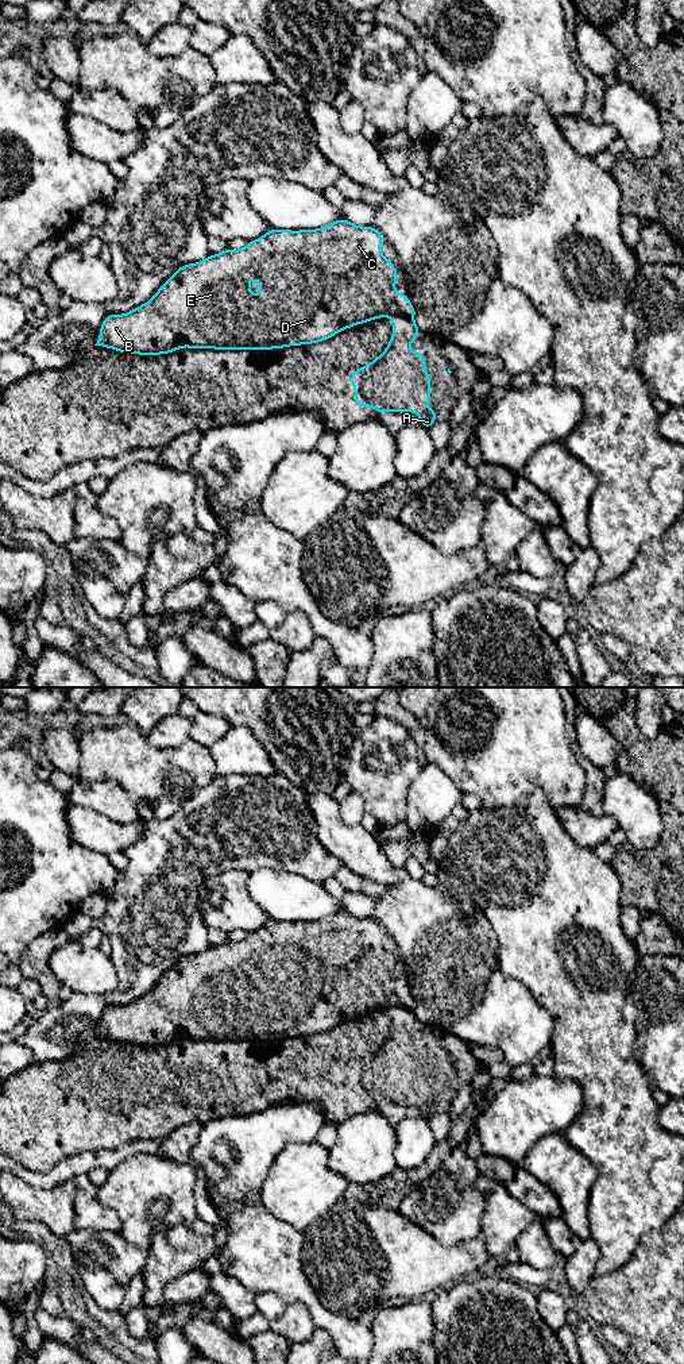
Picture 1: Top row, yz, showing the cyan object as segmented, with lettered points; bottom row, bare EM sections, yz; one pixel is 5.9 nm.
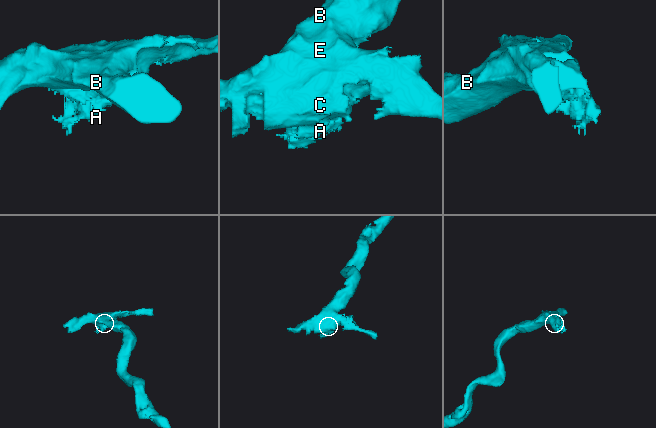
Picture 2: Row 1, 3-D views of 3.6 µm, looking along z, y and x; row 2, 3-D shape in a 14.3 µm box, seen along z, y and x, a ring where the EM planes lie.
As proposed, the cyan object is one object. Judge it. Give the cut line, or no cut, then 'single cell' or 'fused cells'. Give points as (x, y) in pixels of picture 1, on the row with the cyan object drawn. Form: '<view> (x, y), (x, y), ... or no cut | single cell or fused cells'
yz (391, 315), (405, 315), (412, 319) | fused cells

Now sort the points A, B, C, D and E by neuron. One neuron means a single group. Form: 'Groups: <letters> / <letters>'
Groups: A / B C D E

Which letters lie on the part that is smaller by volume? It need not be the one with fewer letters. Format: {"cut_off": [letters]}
{"cut_off": ["A"]}

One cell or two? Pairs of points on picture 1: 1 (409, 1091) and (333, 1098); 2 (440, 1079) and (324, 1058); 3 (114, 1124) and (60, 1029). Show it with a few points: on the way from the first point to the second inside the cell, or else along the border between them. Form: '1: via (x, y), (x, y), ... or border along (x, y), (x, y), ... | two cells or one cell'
1: via (390, 1091), (352, 1094) | one cell
2: via (412, 1068), (395, 1064), (352, 1064) | one cell
3: border along (93, 1036), (61, 1059), (49, 1059), (43, 1063) | two cells

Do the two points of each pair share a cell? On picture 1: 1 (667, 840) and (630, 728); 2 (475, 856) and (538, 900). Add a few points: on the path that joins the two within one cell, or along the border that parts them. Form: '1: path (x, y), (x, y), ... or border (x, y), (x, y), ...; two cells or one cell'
1: path (669, 812), (667, 779), (644, 756); one cell
2: path (491, 860), (502, 860), (525, 883); one cell

